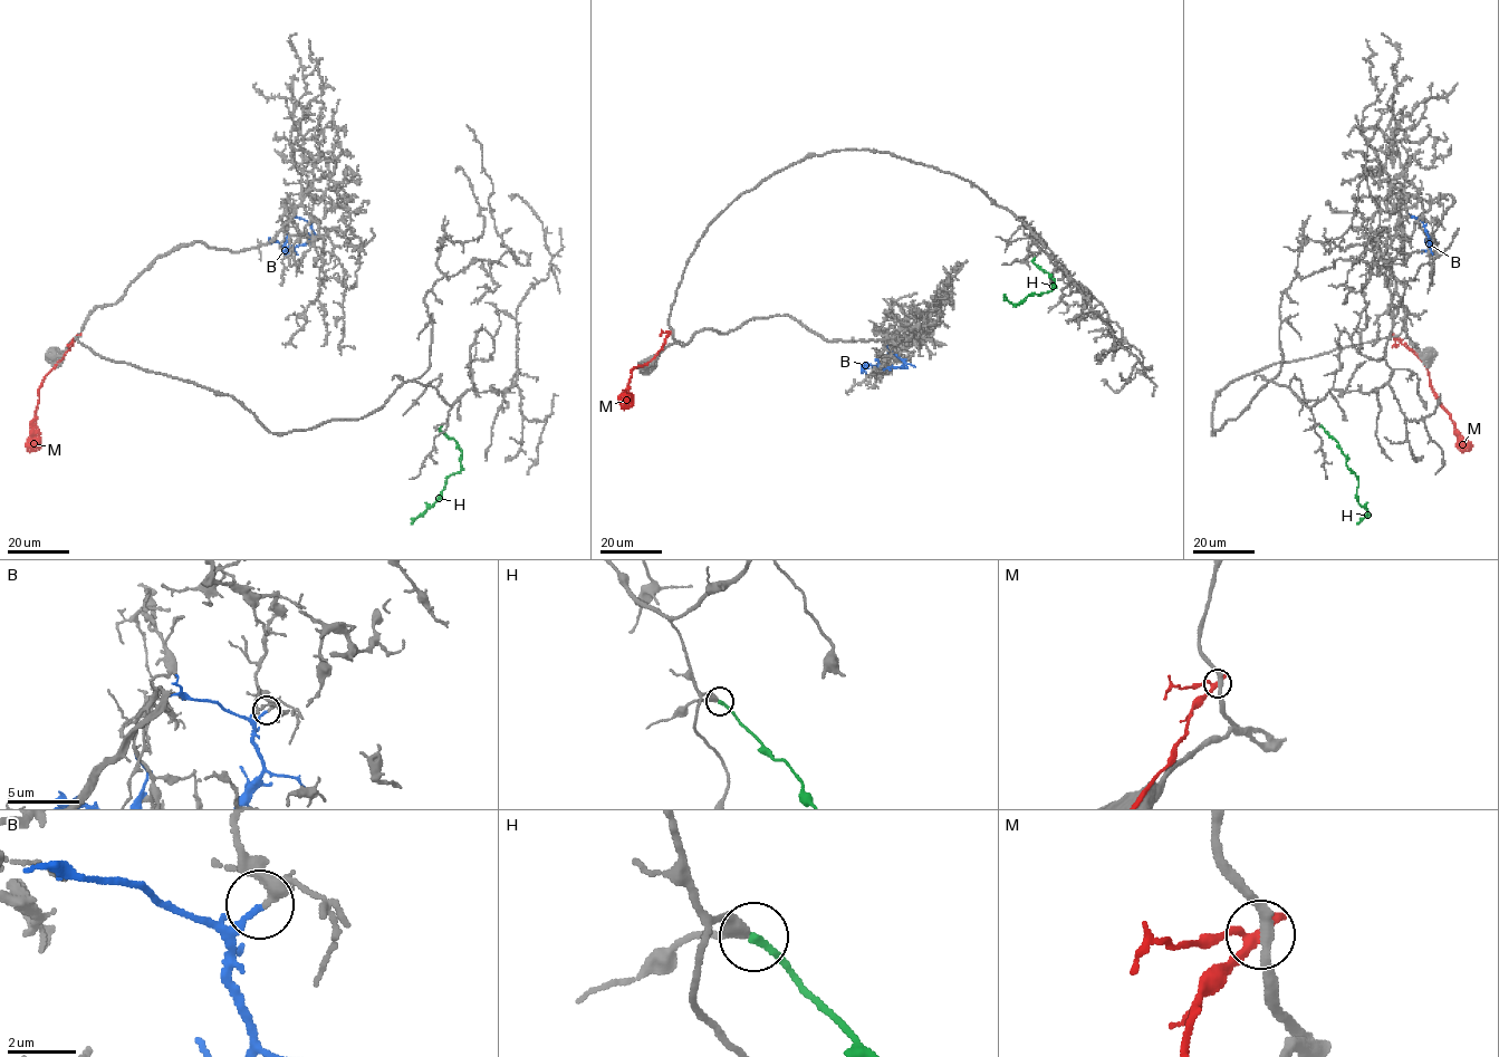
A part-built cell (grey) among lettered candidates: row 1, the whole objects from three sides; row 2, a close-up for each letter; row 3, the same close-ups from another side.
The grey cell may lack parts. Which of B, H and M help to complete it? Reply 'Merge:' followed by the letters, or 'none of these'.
Merge: H

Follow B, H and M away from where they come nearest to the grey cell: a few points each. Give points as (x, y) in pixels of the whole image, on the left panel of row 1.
B: (314, 220), (313, 233), (304, 243), (289, 247), (271, 241), (274, 239)
H: (441, 425), (440, 430), (453, 439), (461, 450), (461, 469), (449, 477), (436, 500), (411, 525)
M: (79, 335), (45, 377), (38, 394), (34, 433), (28, 451)

